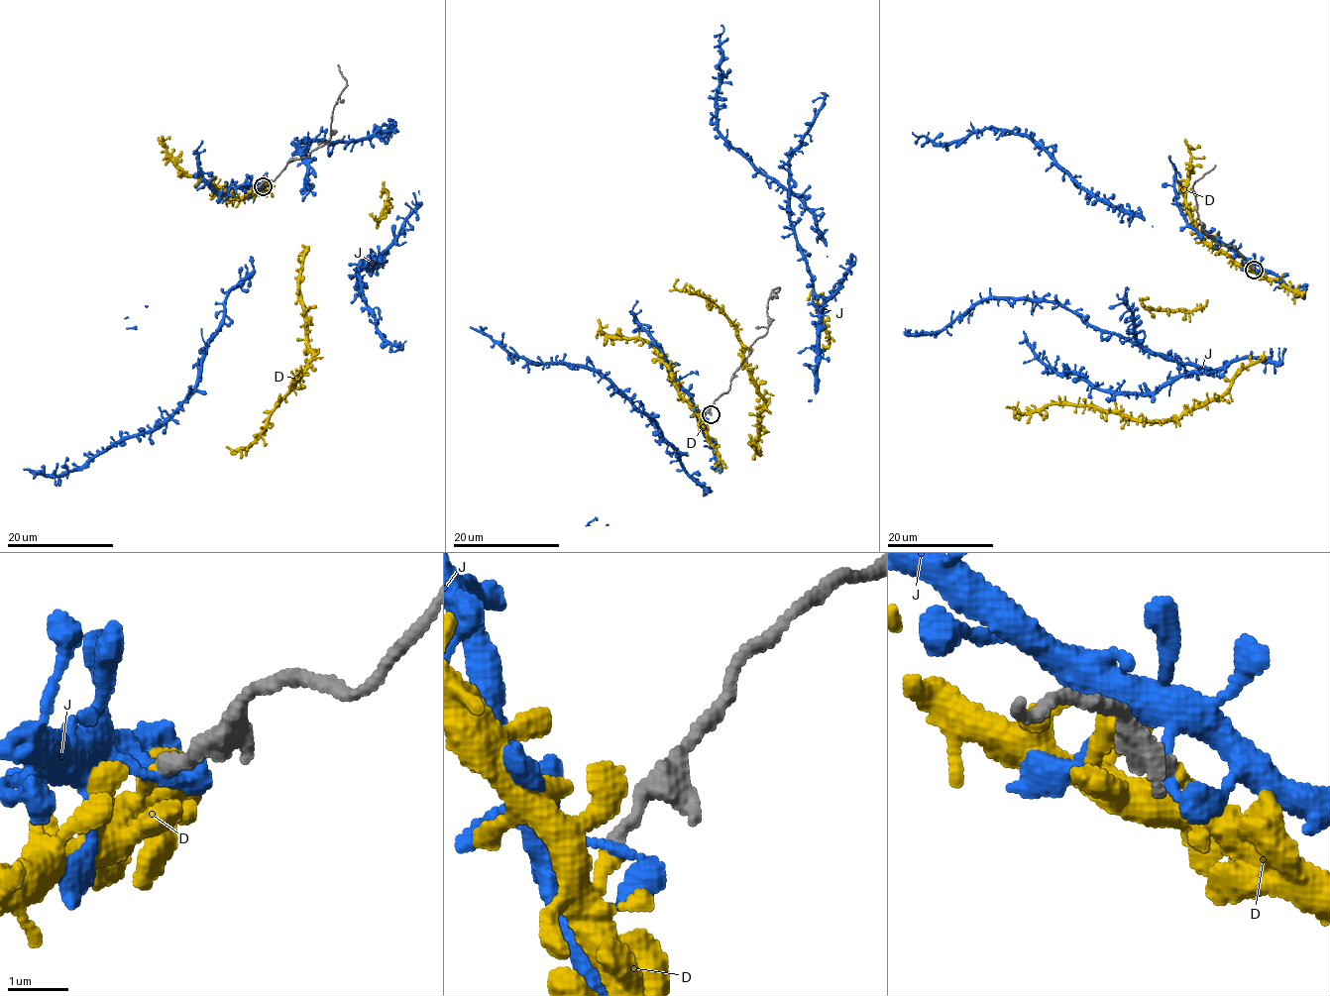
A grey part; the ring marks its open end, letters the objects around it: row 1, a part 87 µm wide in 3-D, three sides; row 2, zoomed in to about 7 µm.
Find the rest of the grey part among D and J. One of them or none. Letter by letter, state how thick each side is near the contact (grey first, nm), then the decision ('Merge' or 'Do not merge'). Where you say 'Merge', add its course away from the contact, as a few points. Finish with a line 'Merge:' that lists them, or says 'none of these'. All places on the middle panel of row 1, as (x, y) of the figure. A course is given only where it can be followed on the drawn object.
D: Thickness 240 nm (grey) against 200 nm. Do not merge
J: Thickness 240 nm (grey) against 200 nm. Do not merge
Merge: none of these

